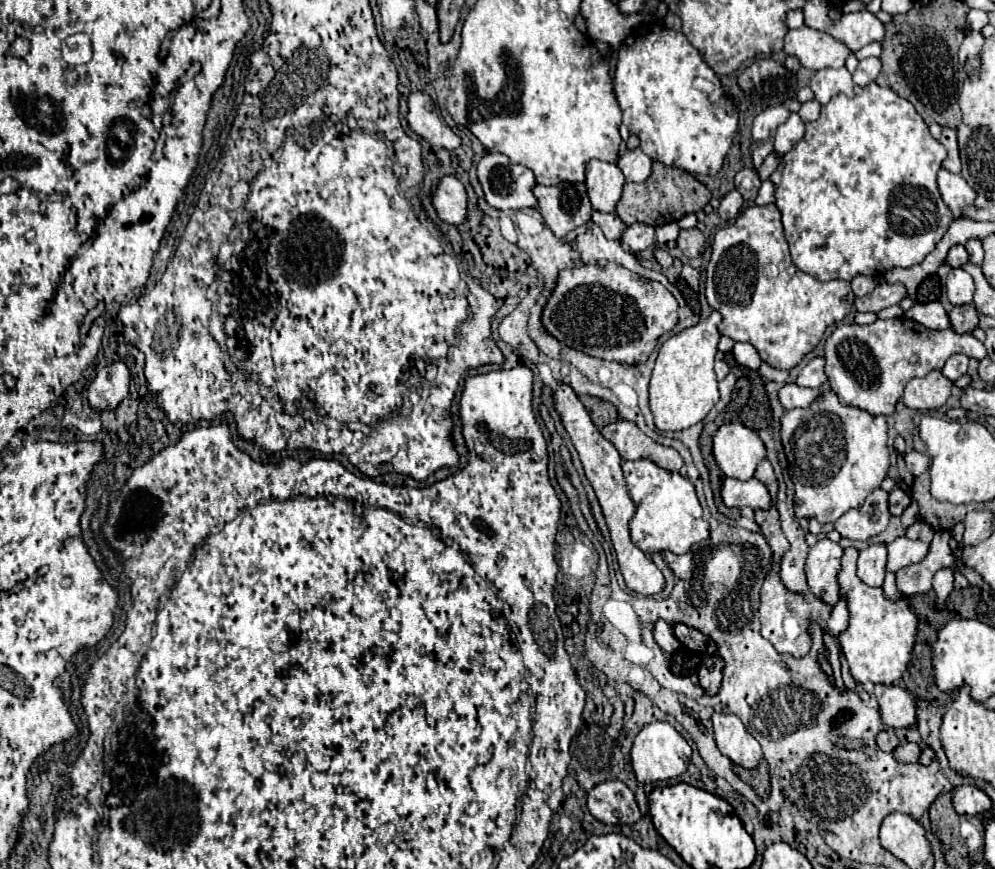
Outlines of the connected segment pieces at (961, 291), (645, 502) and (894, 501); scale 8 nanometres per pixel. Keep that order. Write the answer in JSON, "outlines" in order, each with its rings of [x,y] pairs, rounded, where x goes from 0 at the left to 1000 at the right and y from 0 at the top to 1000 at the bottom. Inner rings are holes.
{"outlines":[[[[959,308],[953,315],[951,322],[951,331],[953,331],[953,345],[957,352],[969,352],[969,350],[977,350],[979,343],[979,322],[977,318],[969,311],[969,308]]],[[[653,529],[625,532],[631,568],[639,580],[639,589],[633,598],[633,619],[649,638],[673,633],[677,638],[689,638],[695,626],[712,619],[712,601],[706,598],[706,585],[699,573],[695,555],[681,545],[659,536]]],[[[898,559],[898,564],[894,566],[894,591],[905,594],[913,580],[915,580],[915,571],[907,562]]]]}

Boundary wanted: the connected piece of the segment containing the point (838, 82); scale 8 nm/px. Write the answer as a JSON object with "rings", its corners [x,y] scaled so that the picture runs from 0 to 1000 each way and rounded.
{"rings":[[[826,78],[822,81],[816,92],[814,101],[818,106],[818,113],[828,122],[834,117],[840,108],[850,108],[852,113],[858,110],[858,94],[850,78]]]}

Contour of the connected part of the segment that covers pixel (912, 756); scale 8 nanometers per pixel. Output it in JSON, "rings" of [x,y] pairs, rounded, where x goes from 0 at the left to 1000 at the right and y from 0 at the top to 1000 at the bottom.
{"rings":[[[905,856],[901,863],[898,863],[898,870],[903,877],[907,879],[917,879],[917,877],[923,877],[923,870],[925,870],[925,858],[923,856]]]}

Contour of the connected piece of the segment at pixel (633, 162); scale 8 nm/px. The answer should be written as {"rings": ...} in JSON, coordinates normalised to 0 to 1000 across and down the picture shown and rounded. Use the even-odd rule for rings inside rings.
{"rings":[[[643,170],[629,173],[621,182],[621,193],[629,203],[629,207],[635,207],[635,209],[647,209],[653,203],[653,191],[655,191],[655,184]]]}

